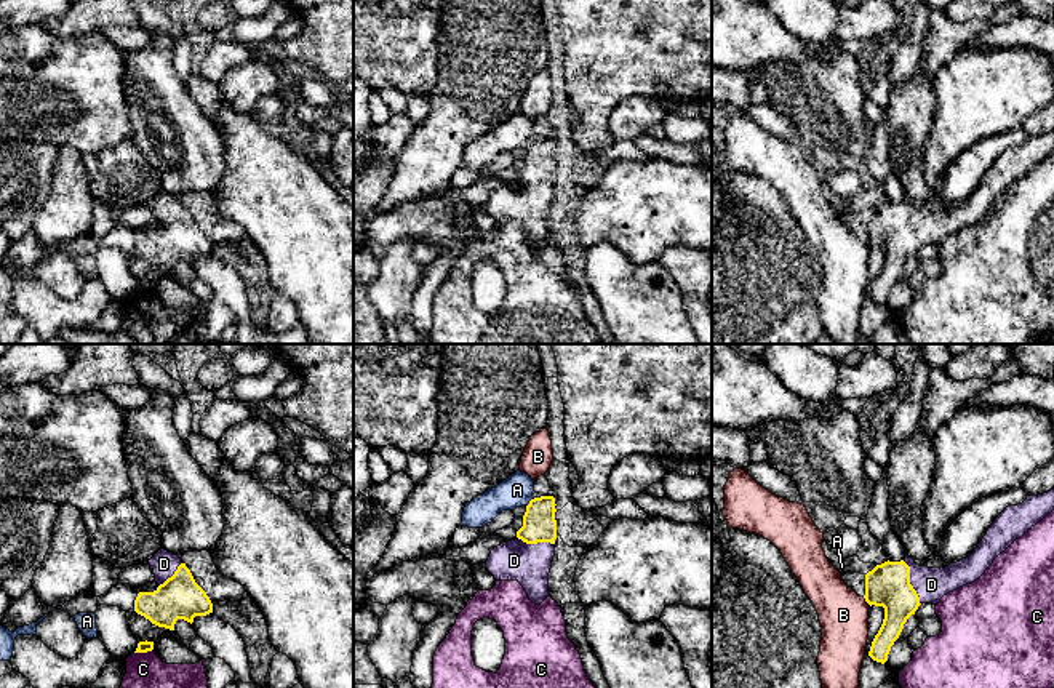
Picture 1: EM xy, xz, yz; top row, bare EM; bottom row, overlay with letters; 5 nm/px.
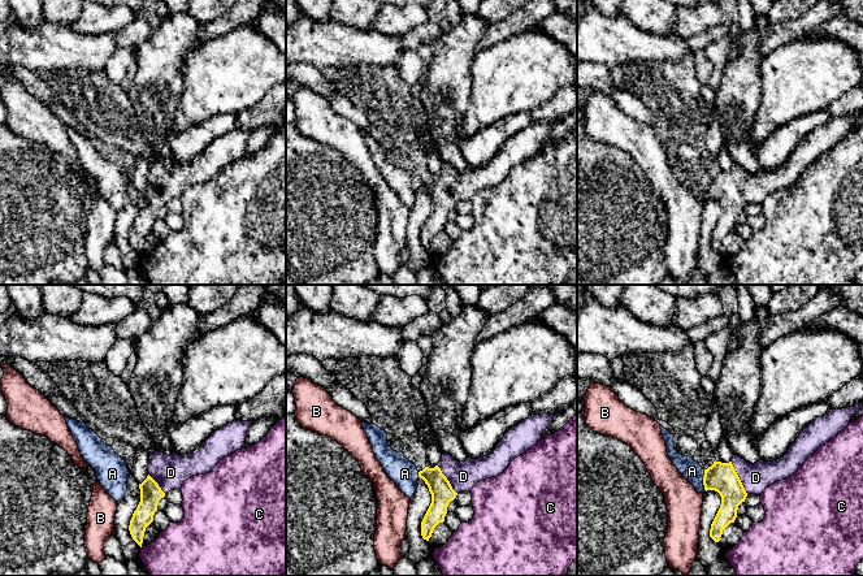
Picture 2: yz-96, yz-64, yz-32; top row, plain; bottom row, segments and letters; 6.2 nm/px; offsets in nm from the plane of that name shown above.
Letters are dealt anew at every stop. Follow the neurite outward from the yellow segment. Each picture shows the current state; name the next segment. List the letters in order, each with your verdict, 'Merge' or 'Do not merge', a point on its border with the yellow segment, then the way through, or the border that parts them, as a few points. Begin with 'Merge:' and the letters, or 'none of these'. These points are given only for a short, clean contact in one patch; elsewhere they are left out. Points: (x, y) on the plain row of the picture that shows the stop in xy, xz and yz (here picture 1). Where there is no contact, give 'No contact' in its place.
Merge: D
A: Do not merge. Touches yellow at xz (530, 144). Boundary: xz (531, 140), (526, 148)
B: Do not merge. Touches yellow at yz (867, 244)
C: Do not merge. Touches yellow at xy (143, 293). Boundary: xy (152, 290), (135, 295)
D: Merge. Touches yellow at yz (909, 224). Path across: yz (888, 226), (909, 224), (931, 226)

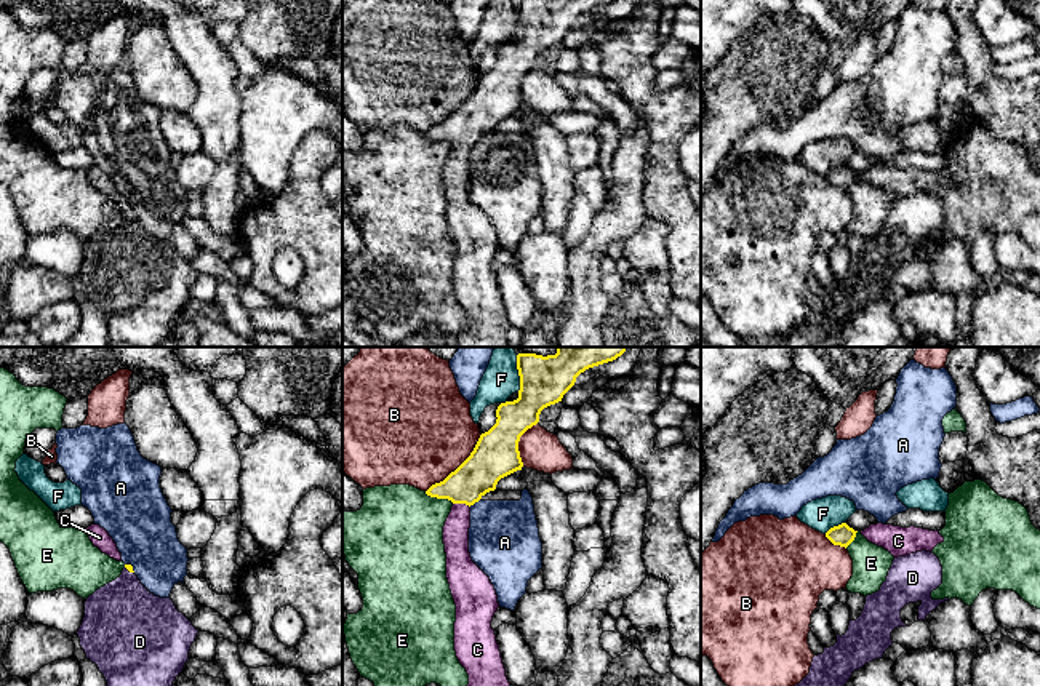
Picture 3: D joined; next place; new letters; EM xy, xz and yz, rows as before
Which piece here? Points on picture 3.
Merge: C
A: Do not merge. Touches yellow at xz (474, 144). Boundary: xz (480, 139), (469, 147)
B: Do not merge. Touches yellow at xz (460, 107)
C: Merge. Touches yellow at xz (461, 144). Path across: xz (488, 104), (463, 130), (461, 144), (456, 168)
D: Do not merge. Touches yellow at xy (130, 213)
E: Do not merge. Touches yellow at xz (439, 139). Boundary: xz (424, 133), (434, 139), (447, 139), (453, 144)
F: Do not merge. Touches yellow at xz (519, 16)

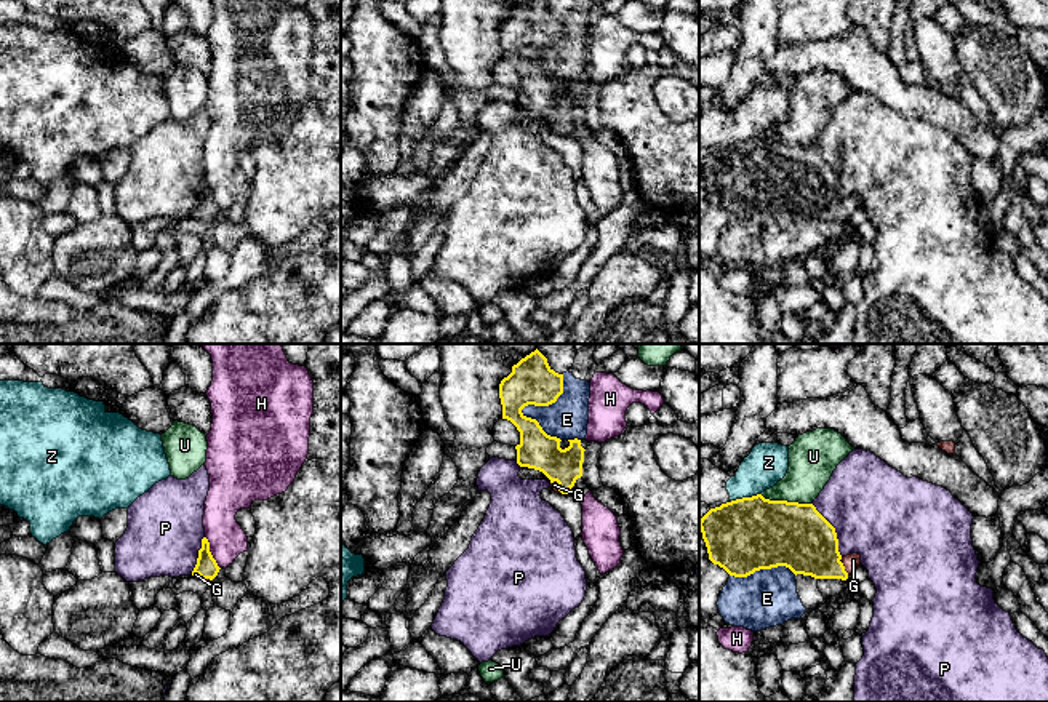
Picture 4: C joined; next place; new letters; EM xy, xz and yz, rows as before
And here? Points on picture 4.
Merge: G
E: Do not merge. Touches yellow at xz (530, 45). Boundary: xz (564, 16), (564, 34), (554, 43), (522, 51), (560, 82)
G: Merge. Touches yellow at yz (844, 208). Path across: yz (802, 181), (824, 203), (844, 208), (853, 202)
H: Do not merge. Touches yellow at xy (210, 194)
P: Do not merge. Touches yellow at yz (834, 171). Boundary: yz (812, 146), (834, 170), (837, 192), (842, 197)
U: Do not merge. Touches yellow at yz (786, 143)
Z: Do not merge. Touches yellow at yz (746, 139)

